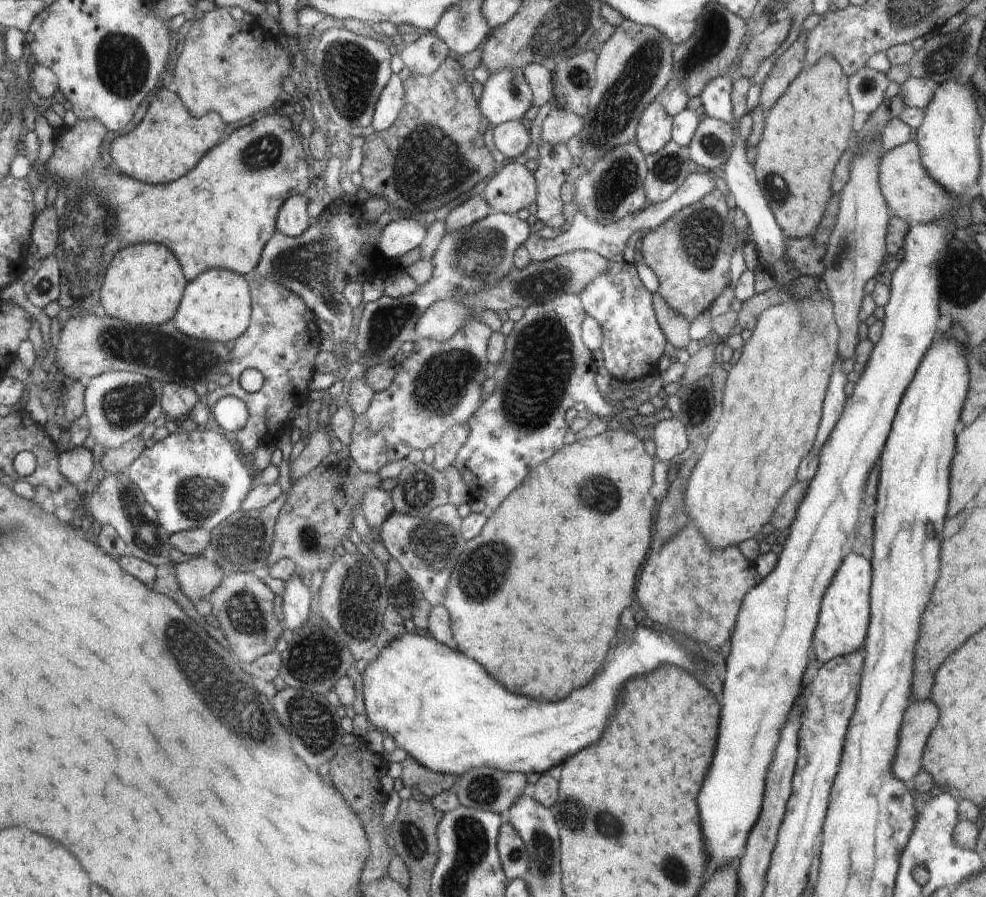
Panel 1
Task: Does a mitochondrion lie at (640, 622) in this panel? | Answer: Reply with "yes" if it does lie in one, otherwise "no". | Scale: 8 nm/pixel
no

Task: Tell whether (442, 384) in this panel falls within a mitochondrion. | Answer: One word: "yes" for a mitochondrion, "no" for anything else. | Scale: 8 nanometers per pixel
yes

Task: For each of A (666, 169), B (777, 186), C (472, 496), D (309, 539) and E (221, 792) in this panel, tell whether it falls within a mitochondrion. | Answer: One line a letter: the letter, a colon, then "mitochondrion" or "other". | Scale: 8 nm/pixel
A: mitochondrion
B: mitochondrion
C: other
D: mitochondrion
E: other

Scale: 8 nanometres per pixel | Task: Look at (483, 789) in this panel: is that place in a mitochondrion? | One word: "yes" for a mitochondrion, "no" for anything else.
yes

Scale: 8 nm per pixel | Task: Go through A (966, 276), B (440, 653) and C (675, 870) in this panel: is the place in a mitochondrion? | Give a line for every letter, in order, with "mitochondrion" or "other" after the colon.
A: mitochondrion
B: other
C: mitochondrion

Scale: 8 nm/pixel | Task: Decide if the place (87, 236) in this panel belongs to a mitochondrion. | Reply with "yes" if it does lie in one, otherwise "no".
yes

